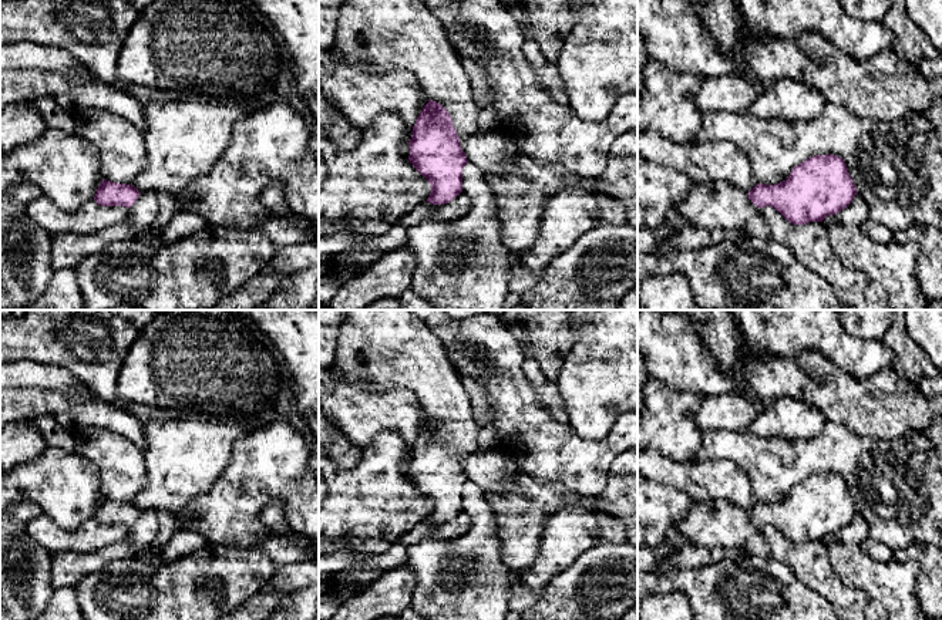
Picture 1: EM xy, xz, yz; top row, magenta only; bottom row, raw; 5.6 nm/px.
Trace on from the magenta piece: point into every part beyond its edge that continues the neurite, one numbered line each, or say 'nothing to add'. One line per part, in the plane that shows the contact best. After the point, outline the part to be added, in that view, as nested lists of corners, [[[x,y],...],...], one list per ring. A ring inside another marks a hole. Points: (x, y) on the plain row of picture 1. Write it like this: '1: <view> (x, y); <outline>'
1: xz (380, 350); [[[346,310],[347,317],[337,337],[334,363],[340,373],[366,391],[386,392],[394,388],[411,391],[428,418],[441,422],[451,434],[460,456],[480,451],[478,427],[461,377],[448,360],[440,338],[411,310]]]

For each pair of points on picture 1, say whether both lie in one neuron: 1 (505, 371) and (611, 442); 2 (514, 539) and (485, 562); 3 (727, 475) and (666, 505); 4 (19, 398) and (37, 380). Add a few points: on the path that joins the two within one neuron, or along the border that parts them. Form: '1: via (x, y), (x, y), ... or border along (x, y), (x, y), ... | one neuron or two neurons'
1: via (518, 401), (565, 448), (581, 448) | one neuron
2: border along (494, 516), (498, 525), (500, 559), (510, 570) | two neurons
3: border along (655, 482), (680, 489), (695, 502) | two neurons
4: border along (14, 387), (60, 388), (63, 391) | two neurons

